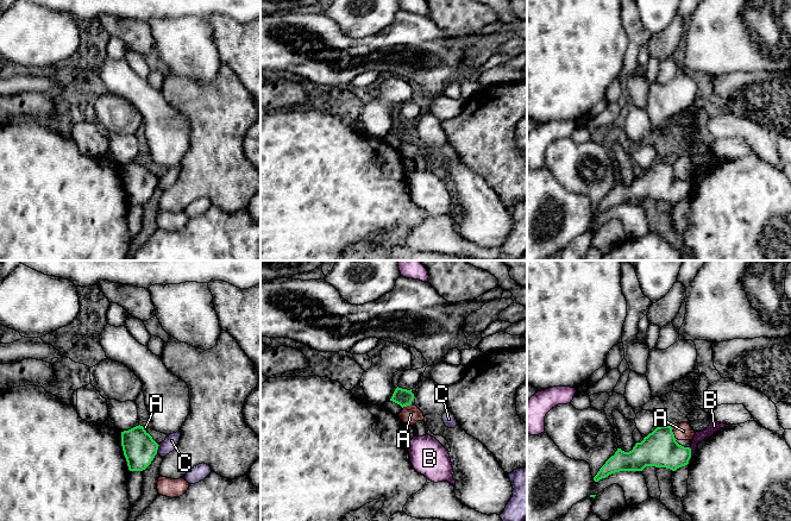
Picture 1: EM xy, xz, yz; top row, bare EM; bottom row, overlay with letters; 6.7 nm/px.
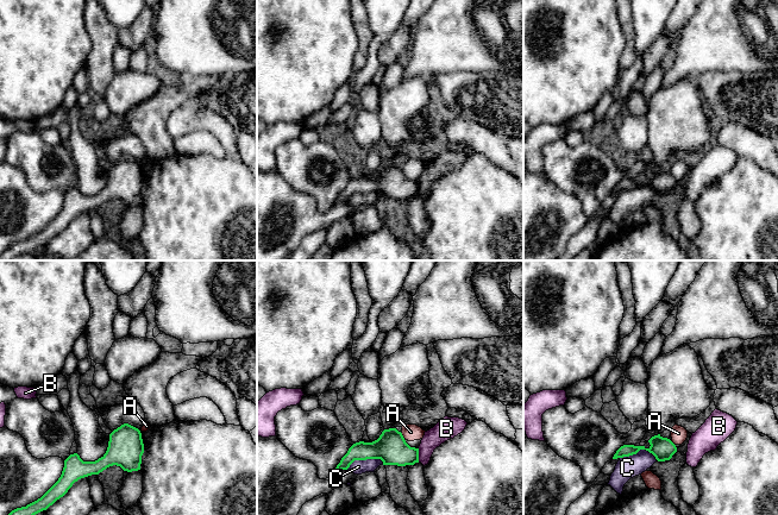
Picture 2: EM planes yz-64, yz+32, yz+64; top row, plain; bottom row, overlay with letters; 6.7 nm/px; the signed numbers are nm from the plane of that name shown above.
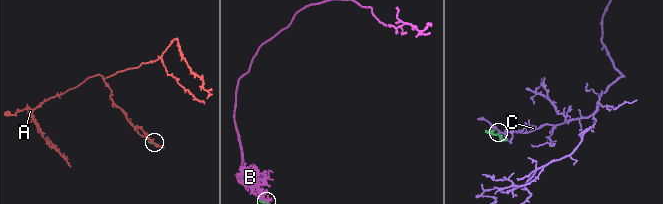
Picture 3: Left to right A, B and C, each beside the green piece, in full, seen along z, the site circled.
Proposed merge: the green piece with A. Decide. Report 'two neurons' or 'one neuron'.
two neurons

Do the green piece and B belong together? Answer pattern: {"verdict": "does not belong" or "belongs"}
{"verdict": "does not belong"}

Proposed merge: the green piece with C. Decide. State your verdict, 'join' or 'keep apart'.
keep apart

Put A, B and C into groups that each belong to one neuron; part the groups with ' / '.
A / B / C

